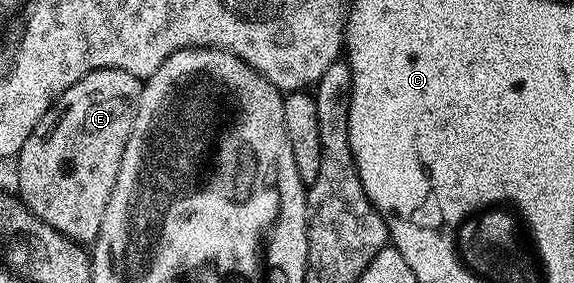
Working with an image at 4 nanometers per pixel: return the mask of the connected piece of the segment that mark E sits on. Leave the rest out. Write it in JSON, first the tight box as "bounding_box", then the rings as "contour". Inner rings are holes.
{"bounding_box":[18,70,140,244],"contour":[[[98,70],[89,72],[73,88],[69,88],[55,101],[54,106],[33,128],[29,140],[19,150],[19,190],[18,197],[27,209],[33,211],[40,220],[49,224],[59,234],[80,244],[94,243],[101,232],[101,219],[105,216],[105,204],[113,184],[117,184],[117,172],[129,132],[135,119],[135,104],[139,100],[140,79],[129,72],[120,70]]]}

